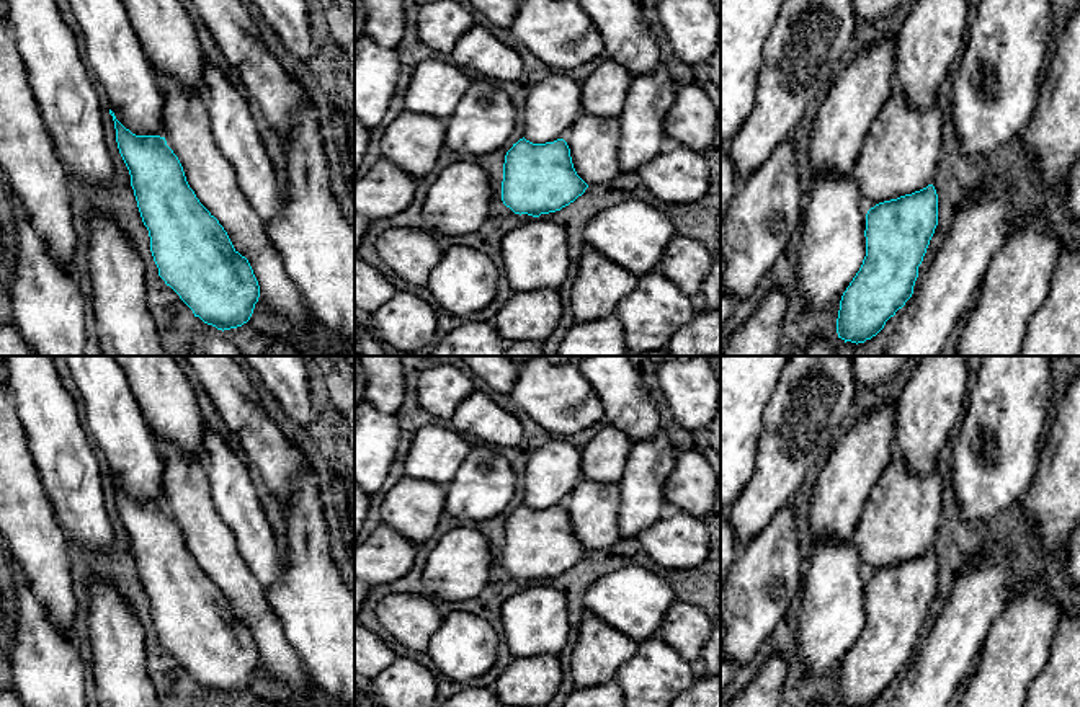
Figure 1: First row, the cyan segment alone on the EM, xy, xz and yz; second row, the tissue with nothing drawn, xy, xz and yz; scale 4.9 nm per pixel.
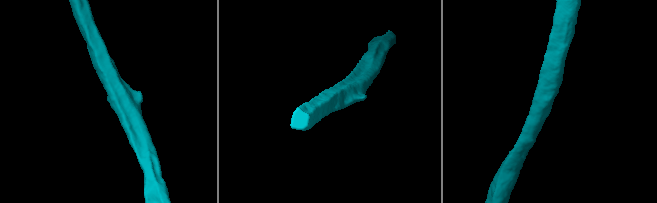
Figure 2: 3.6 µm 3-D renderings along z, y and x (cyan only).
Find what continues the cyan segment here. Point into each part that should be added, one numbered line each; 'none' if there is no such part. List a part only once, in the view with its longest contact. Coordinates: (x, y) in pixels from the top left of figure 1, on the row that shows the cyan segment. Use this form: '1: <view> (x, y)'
none

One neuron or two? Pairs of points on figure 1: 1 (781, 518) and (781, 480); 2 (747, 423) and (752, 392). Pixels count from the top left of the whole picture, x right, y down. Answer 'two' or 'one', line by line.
1: two
2: one

